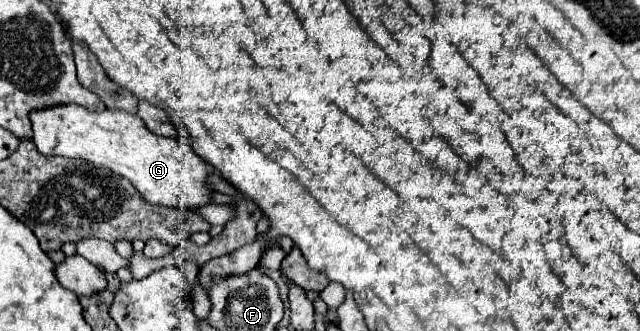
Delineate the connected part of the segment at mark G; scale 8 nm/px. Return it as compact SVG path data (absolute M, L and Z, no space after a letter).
M79 105L51 107L31 113L33 143L41 155L85 159L127 177L135 189L155 205L175 209L199 209L211 201L209 175L213 167L199 159L187 140L151 133L145 123L121 109L91 113Z

